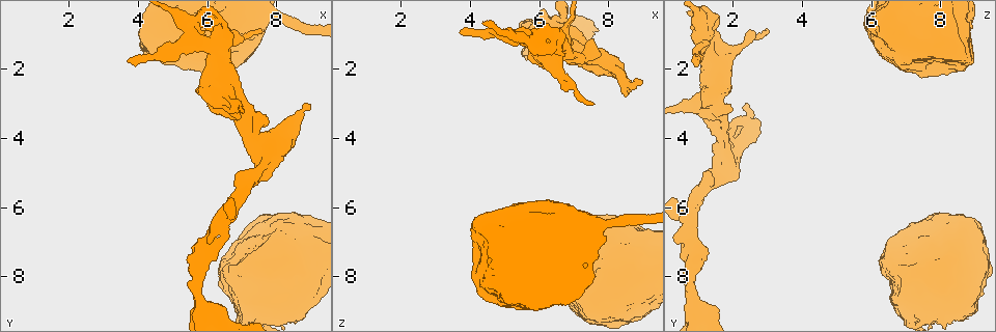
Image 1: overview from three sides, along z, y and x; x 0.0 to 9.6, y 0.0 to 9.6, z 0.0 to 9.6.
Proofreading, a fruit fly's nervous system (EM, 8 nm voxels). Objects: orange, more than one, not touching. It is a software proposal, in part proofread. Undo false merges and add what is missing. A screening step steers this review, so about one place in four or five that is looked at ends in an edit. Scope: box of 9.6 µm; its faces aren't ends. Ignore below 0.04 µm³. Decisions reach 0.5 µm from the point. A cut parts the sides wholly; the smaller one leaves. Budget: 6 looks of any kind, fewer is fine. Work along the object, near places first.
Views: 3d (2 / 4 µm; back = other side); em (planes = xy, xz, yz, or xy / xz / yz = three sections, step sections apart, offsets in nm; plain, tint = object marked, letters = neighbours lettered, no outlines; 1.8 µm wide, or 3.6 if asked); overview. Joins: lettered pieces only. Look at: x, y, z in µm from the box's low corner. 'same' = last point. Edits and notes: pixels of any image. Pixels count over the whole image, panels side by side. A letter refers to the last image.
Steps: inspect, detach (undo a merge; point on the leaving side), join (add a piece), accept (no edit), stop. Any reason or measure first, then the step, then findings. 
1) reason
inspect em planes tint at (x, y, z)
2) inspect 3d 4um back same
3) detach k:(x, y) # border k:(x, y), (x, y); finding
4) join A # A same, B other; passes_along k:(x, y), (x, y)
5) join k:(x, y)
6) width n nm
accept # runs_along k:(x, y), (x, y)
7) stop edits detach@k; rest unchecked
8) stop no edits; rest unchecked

abrupt turn
inspect 3d 4um at (7.55, 4.75, 1.85)

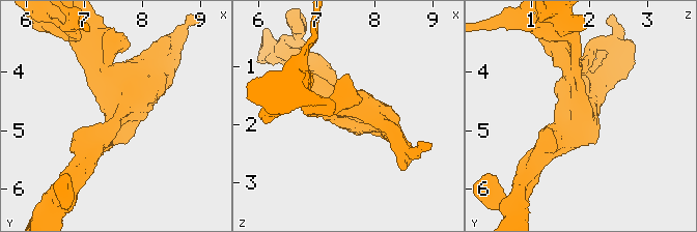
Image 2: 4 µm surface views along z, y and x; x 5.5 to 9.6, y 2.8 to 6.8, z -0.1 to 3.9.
arms 3; arm_widths 240, 280, 380 nm
inspect em xy step 4 tint at (7.55, 4.75, 1.85)

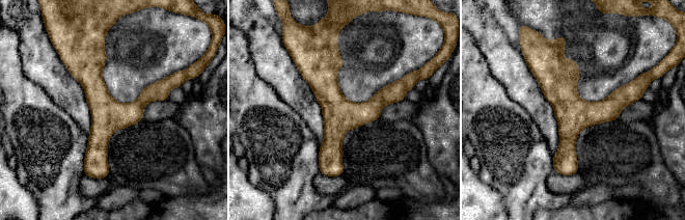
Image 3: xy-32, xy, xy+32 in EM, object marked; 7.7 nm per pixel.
inspect em xy step 4 letters same

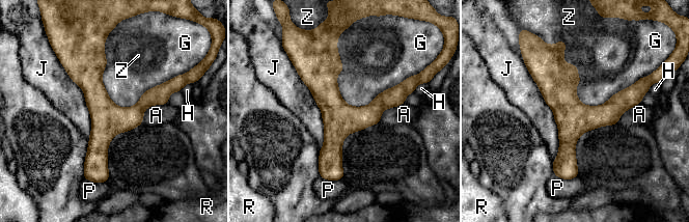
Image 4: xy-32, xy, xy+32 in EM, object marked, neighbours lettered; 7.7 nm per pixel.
width 260 nm; longest_contact J 800 nm
accept # A other, G other, H other, J other, P other, R other, Z other; continuous, no second neuron

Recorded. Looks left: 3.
abrupt turn
inspect em yz step 4 tint at (6.50, 6.25, 0.60)

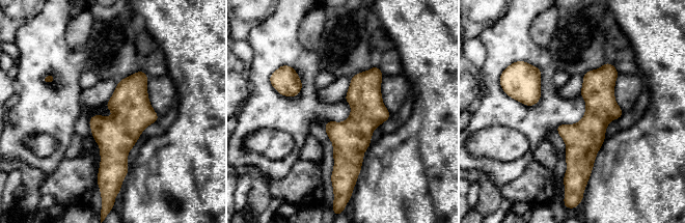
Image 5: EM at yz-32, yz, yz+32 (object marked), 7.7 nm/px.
cut it another way
inspect em xy step 16 tint same

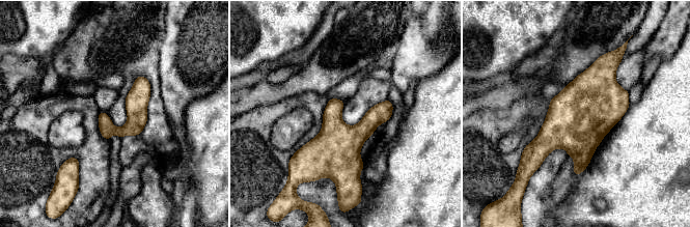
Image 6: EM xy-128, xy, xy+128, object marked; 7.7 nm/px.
inspect em xy step 16 letters same

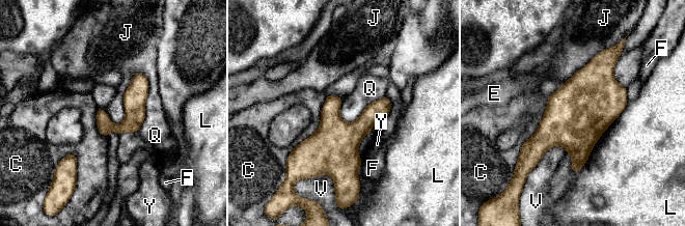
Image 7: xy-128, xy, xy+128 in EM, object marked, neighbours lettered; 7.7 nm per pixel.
accept # C other, E other, F other, J other, L other, Q other, V other, Y other; one neuron here

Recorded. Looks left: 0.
stop no edits; rest unchecked

